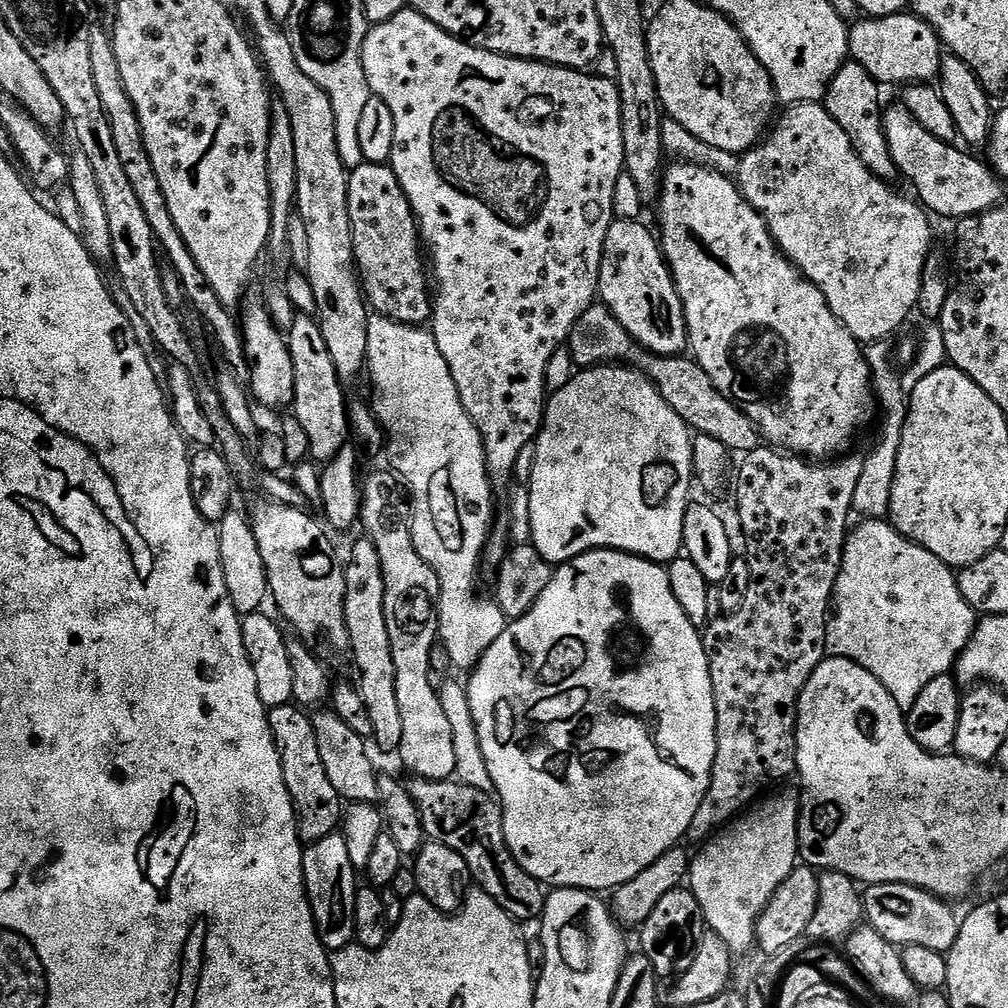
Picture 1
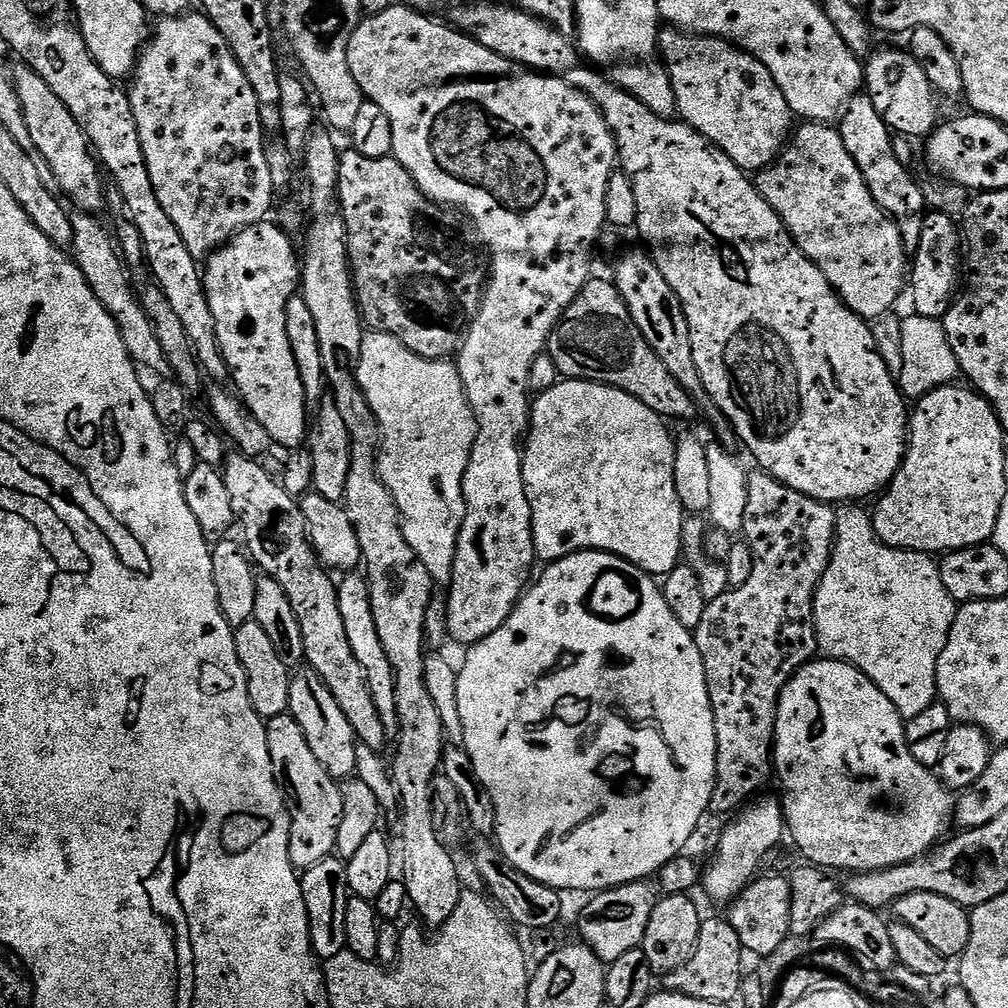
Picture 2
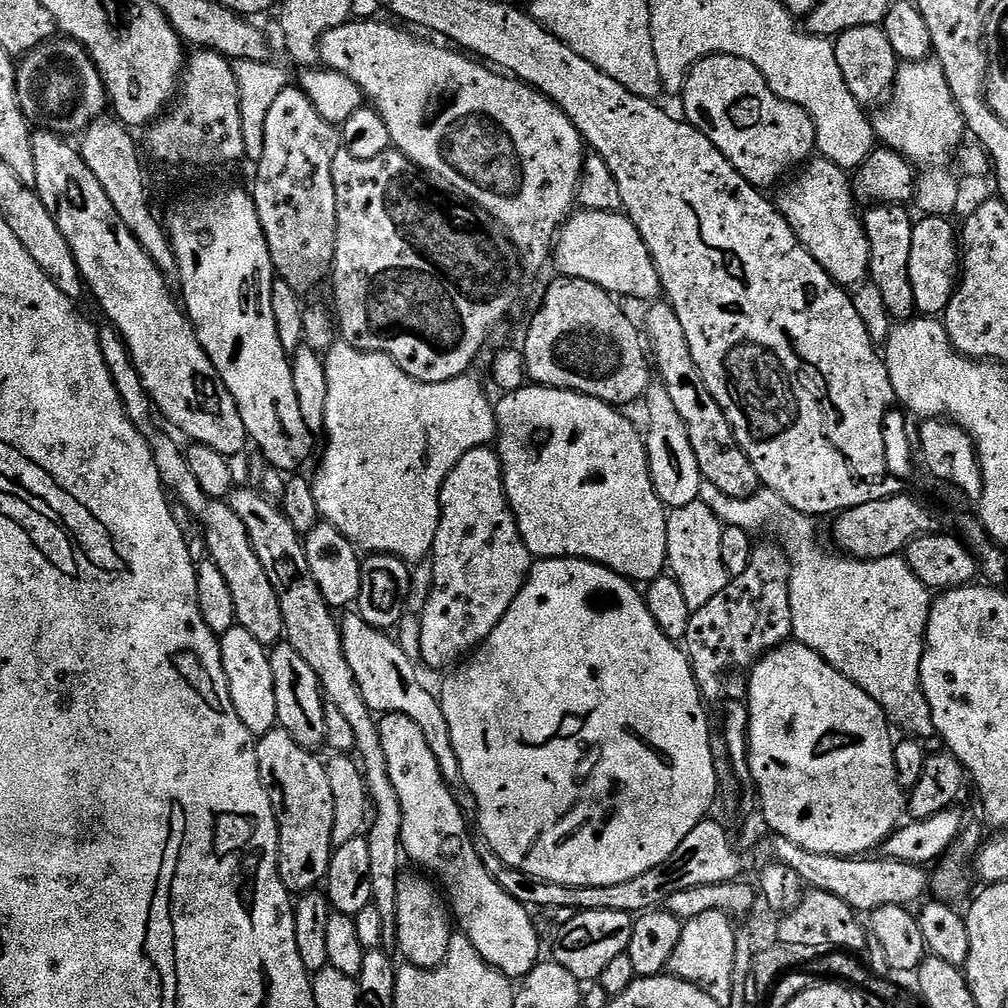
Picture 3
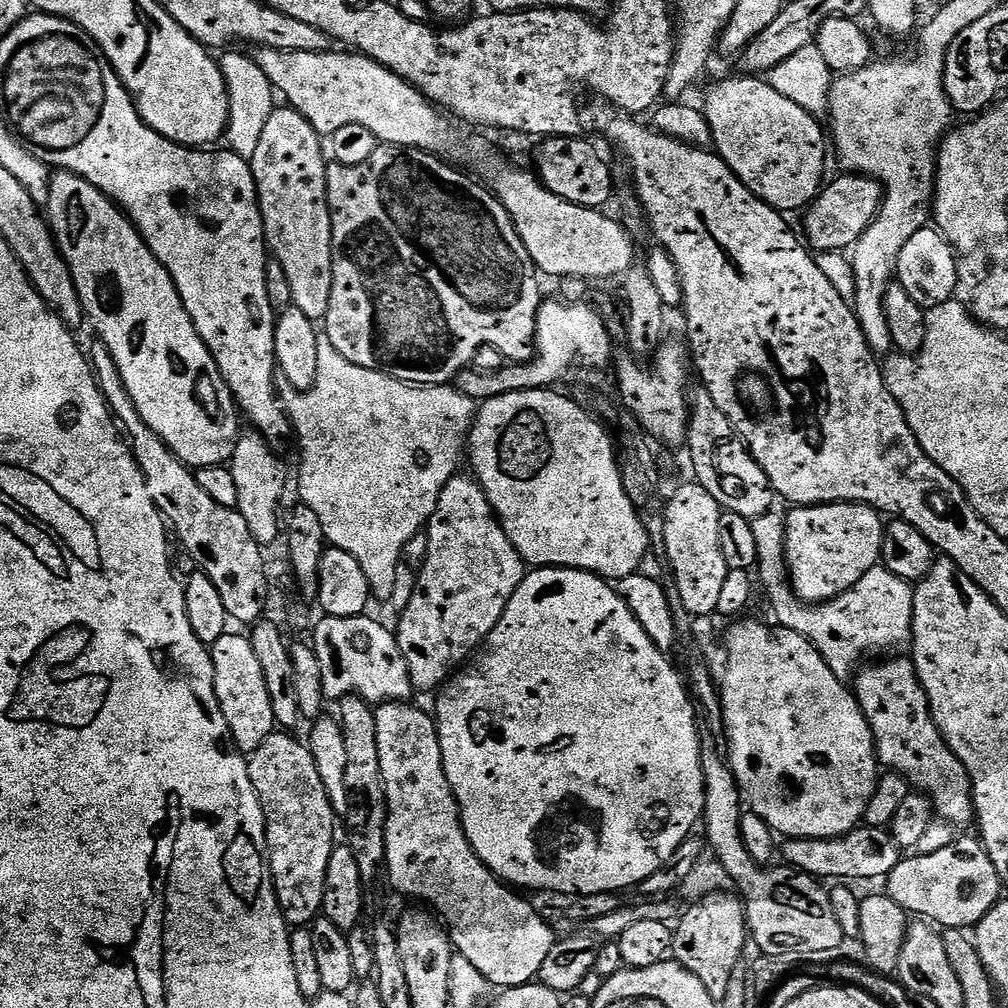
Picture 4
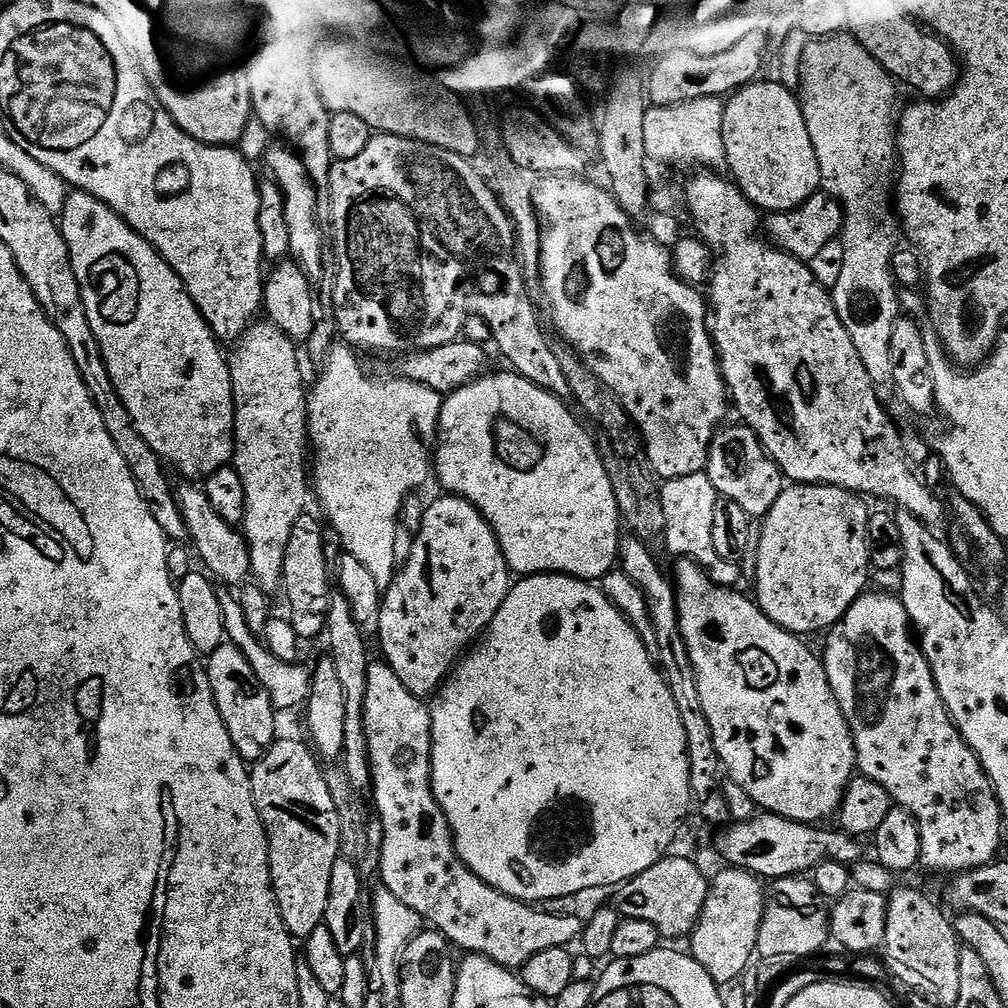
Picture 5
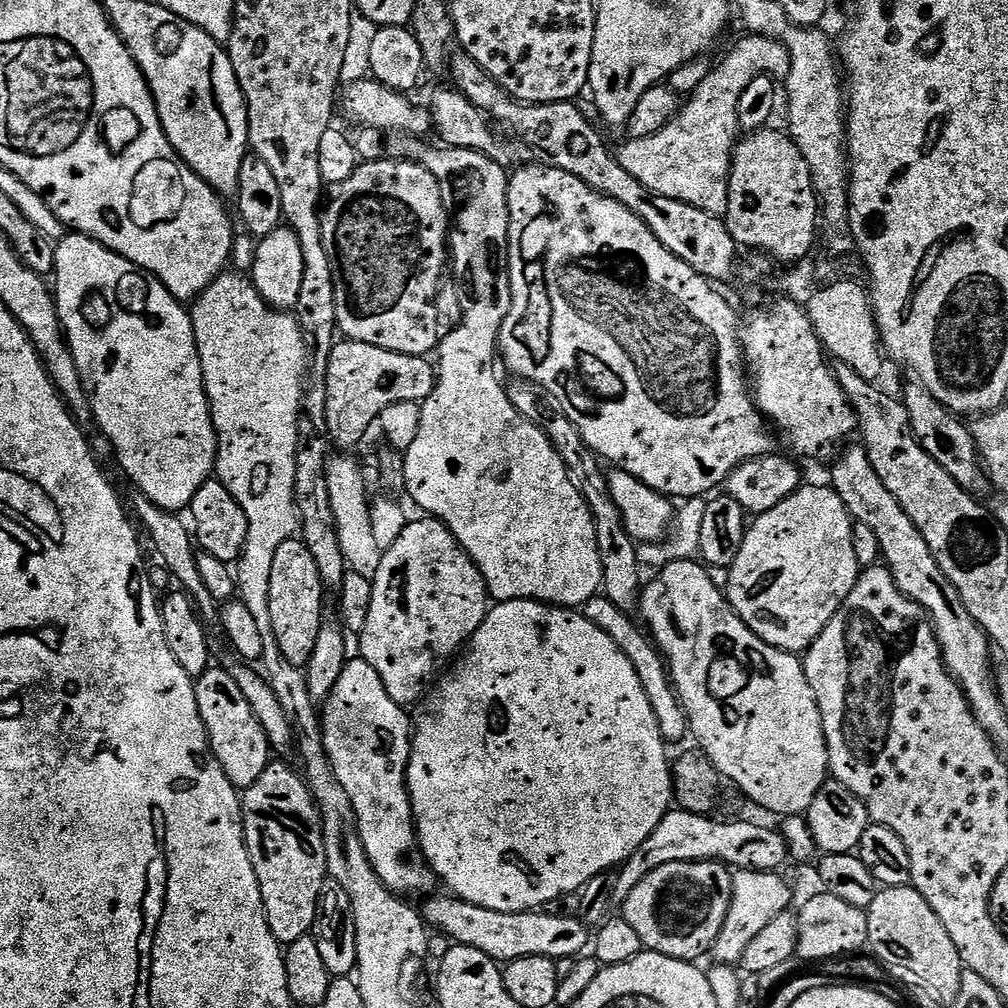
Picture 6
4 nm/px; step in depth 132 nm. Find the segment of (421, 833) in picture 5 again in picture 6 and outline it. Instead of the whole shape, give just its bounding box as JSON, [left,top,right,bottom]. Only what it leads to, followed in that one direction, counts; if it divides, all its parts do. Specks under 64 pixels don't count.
[322,658,438,898]

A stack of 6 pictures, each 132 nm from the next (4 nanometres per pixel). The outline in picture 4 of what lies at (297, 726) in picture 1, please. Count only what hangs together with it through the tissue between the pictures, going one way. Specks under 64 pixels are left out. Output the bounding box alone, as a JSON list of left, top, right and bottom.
[248,730,338,926]

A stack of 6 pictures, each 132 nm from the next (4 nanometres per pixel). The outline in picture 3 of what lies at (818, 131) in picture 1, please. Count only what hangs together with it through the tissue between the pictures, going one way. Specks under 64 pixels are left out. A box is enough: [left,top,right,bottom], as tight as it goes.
[774,158,870,286]

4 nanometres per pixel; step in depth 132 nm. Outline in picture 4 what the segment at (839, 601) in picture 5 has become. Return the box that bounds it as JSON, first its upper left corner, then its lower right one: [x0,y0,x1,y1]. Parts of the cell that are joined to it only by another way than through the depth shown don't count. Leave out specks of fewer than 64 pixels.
[784,504,885,604]

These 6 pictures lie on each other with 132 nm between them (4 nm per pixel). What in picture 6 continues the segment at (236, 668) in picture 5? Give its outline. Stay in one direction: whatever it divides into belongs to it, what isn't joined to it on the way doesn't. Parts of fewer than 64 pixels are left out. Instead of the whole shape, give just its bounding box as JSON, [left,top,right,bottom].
[195,666,270,790]

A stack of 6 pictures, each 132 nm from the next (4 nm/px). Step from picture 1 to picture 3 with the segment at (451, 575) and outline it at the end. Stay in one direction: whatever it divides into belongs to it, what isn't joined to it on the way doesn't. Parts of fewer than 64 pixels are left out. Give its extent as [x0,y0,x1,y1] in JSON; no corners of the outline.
[311,342,496,562]

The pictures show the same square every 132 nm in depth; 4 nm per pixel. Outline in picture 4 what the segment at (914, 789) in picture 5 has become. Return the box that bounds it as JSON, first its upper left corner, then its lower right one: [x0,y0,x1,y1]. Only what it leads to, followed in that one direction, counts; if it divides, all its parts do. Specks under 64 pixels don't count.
[854,658,976,825]

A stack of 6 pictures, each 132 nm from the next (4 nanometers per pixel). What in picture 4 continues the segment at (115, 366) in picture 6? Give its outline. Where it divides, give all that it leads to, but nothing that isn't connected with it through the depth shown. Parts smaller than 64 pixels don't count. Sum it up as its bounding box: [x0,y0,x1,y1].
[46,171,242,468]

